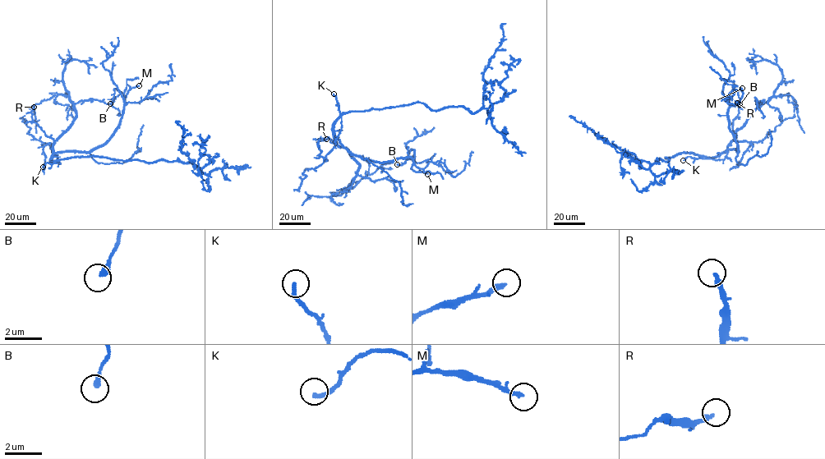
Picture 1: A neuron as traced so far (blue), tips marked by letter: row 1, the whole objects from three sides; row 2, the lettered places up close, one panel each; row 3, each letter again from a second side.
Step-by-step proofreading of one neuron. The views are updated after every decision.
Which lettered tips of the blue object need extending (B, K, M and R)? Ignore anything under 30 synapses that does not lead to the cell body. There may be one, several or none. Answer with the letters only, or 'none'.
K

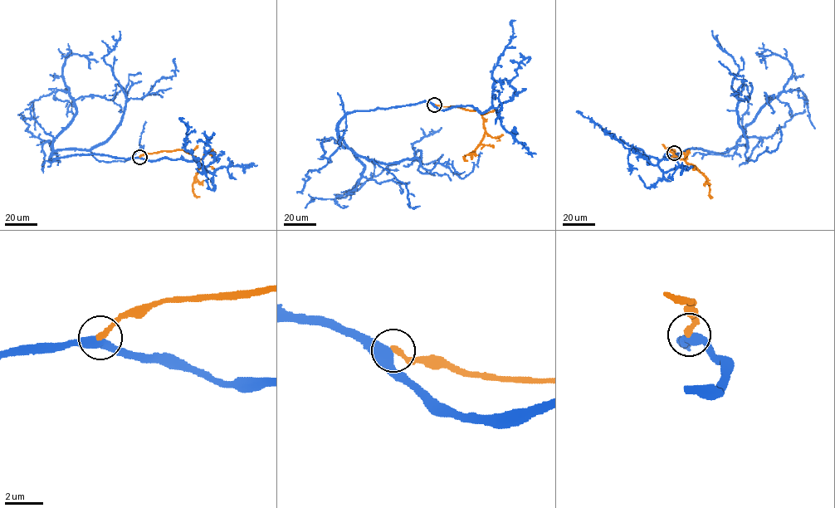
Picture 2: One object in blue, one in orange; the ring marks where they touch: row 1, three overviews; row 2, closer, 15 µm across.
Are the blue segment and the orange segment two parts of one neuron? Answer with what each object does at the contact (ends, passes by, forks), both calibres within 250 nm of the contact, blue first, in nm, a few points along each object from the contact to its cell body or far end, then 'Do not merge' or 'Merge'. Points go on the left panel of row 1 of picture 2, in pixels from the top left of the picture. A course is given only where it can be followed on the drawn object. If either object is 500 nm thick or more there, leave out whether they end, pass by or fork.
At the ring blue passes by. At the ring orange ends. Thickness 480 nm (blue) against 280 nm. Course of blue: (139, 157), (51, 159), (57, 149), (104, 144), (127, 101), (175, 75), (173, 58). Course of orange: (139, 157), (176, 149), (189, 153), (199, 163), (192, 185), (193, 194), (199, 197). Do not merge

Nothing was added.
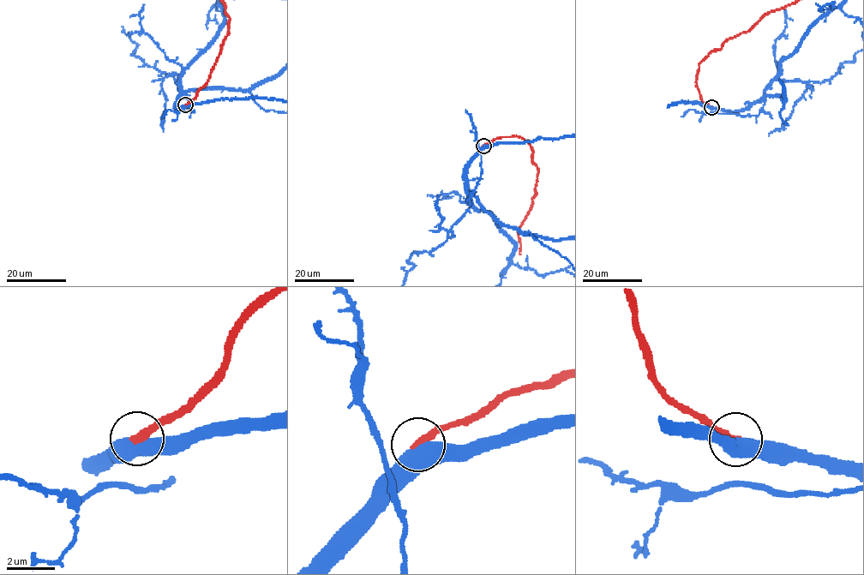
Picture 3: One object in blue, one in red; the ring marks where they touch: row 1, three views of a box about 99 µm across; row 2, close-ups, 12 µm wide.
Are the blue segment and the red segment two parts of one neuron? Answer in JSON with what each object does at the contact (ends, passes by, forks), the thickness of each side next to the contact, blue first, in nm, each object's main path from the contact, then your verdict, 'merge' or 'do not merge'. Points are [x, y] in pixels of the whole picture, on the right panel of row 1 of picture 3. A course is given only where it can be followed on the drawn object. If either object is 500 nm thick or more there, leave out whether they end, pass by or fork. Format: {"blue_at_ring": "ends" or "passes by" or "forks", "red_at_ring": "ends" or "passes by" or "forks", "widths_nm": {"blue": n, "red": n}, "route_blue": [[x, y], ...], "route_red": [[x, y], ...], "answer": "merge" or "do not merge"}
{"widths_nm": {"blue": 500, "red": 320}, "route_red": [[711, 107], [697, 83], [699, 64], [711, 51], [764, 14]], "answer": "merge"}

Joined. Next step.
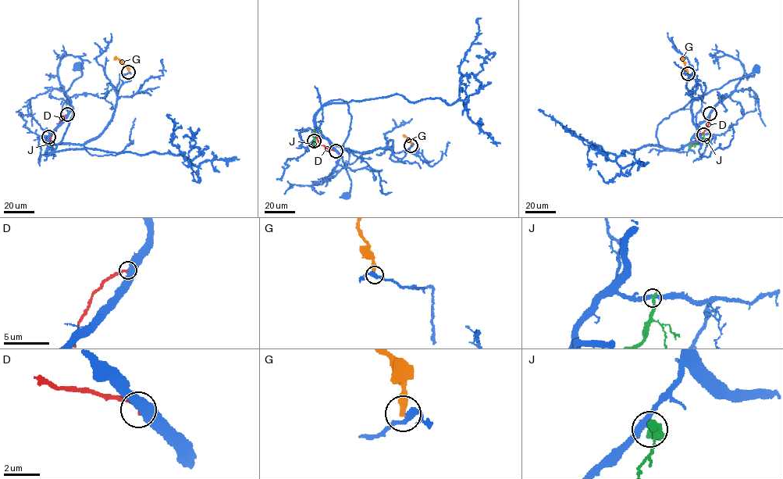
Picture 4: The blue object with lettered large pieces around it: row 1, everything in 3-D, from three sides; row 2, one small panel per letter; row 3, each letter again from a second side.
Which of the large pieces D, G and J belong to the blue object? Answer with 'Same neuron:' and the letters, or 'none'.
Same neuron: none

